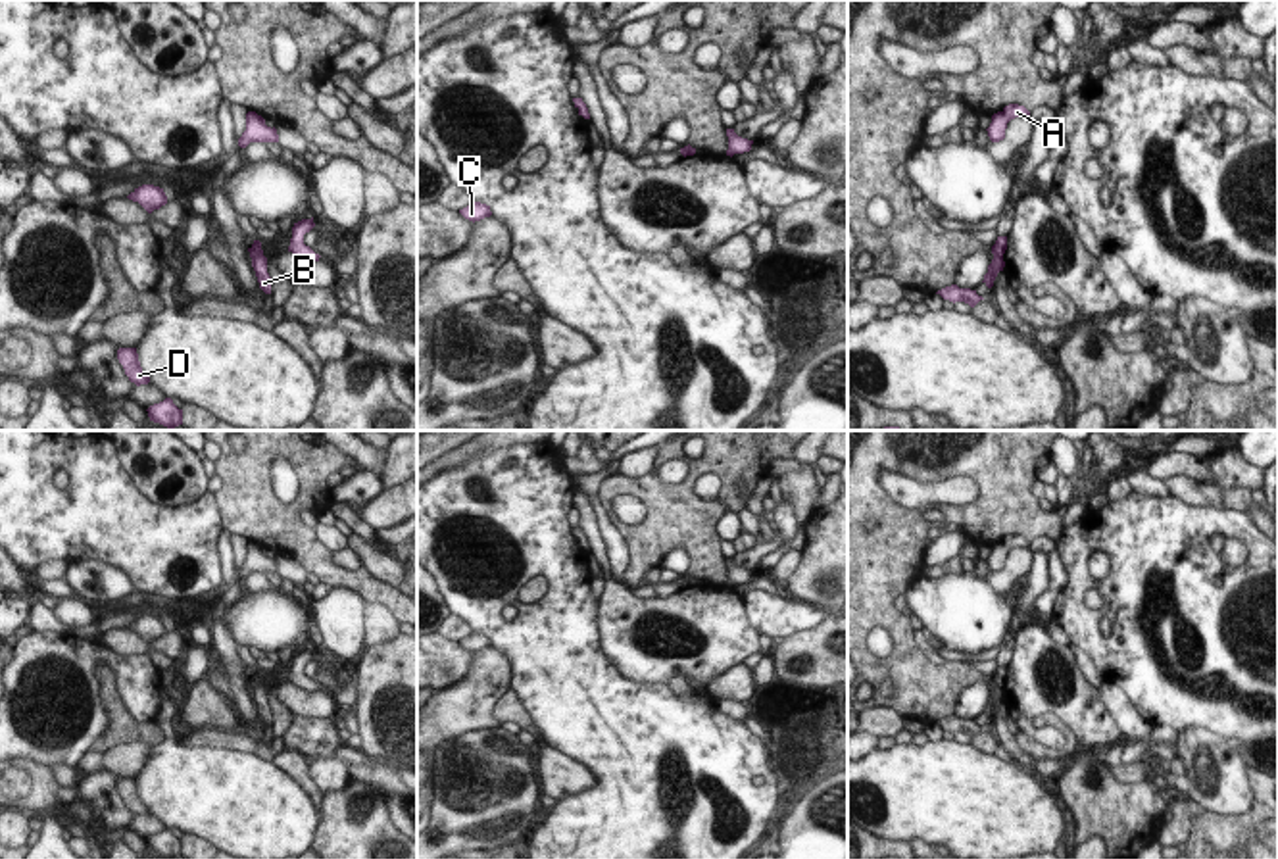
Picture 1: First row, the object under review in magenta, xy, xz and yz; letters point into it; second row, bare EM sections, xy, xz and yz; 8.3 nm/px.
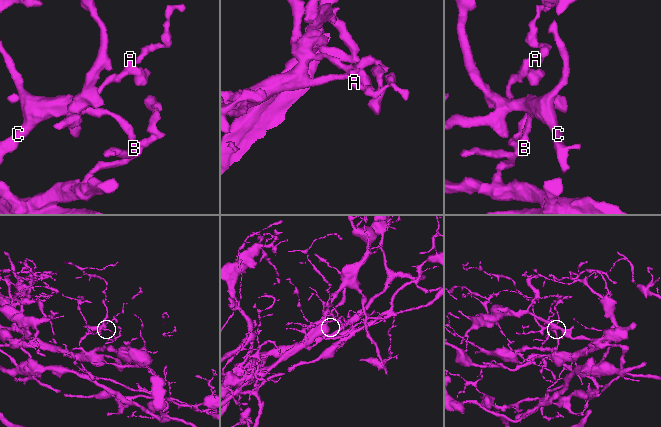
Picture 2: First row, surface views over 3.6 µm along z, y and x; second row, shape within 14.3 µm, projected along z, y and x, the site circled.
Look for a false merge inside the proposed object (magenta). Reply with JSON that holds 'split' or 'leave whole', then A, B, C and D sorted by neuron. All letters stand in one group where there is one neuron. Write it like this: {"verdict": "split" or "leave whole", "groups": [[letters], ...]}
{"verdict": "split", "groups": [["A", "C"], ["B", "D"]]}

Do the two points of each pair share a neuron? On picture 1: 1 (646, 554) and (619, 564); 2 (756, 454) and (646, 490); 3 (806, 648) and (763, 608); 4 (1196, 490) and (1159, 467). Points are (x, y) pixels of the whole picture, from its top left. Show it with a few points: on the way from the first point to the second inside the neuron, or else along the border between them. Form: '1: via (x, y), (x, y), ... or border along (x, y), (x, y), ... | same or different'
1: border along (612, 517), (631, 558), (623, 581) | different
2: via (729, 454), (706, 464), (681, 490), (673, 490) | same
3: border along (827, 613), (815, 627), (796, 631), (785, 638) | different
4: border along (1163, 479), (1186, 475), (1215, 487) | different

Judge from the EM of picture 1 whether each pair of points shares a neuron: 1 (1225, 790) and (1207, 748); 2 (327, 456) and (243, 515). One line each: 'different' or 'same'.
1: same
2: same

